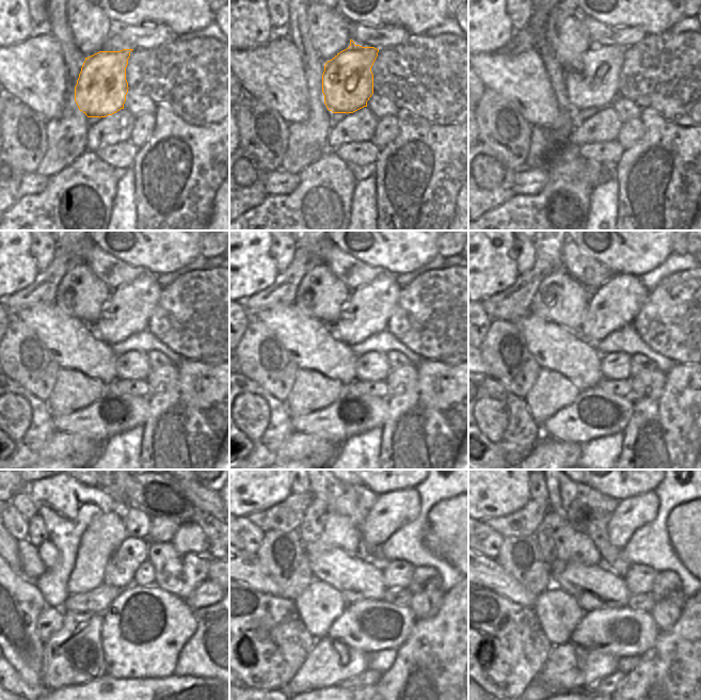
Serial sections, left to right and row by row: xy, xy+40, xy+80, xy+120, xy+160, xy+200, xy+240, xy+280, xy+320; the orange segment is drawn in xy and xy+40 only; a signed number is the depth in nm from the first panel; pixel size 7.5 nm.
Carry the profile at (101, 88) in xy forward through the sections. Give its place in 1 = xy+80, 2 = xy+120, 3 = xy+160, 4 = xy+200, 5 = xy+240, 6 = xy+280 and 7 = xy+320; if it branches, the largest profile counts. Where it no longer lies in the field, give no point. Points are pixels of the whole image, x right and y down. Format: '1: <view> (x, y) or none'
1: xy+80 (596, 85)
2: xy+120 (127, 312)
3: xy+160 (366, 312)
4: xy+200 (616, 303)
5: xy+240 (134, 534)
6: xy+280 (391, 511)
7: xy+320 (632, 513)

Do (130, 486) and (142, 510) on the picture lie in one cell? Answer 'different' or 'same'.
different

